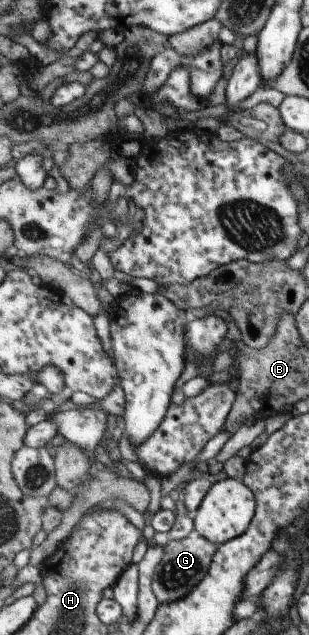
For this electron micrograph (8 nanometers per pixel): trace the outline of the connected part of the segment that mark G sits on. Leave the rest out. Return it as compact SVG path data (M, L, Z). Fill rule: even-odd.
M193 530L192 535L185 539L171 540L165 546L163 561L157 565L153 576L153 591L160 603L173 603L187 597L203 581L215 551L217 546L207 541L196 530Z

